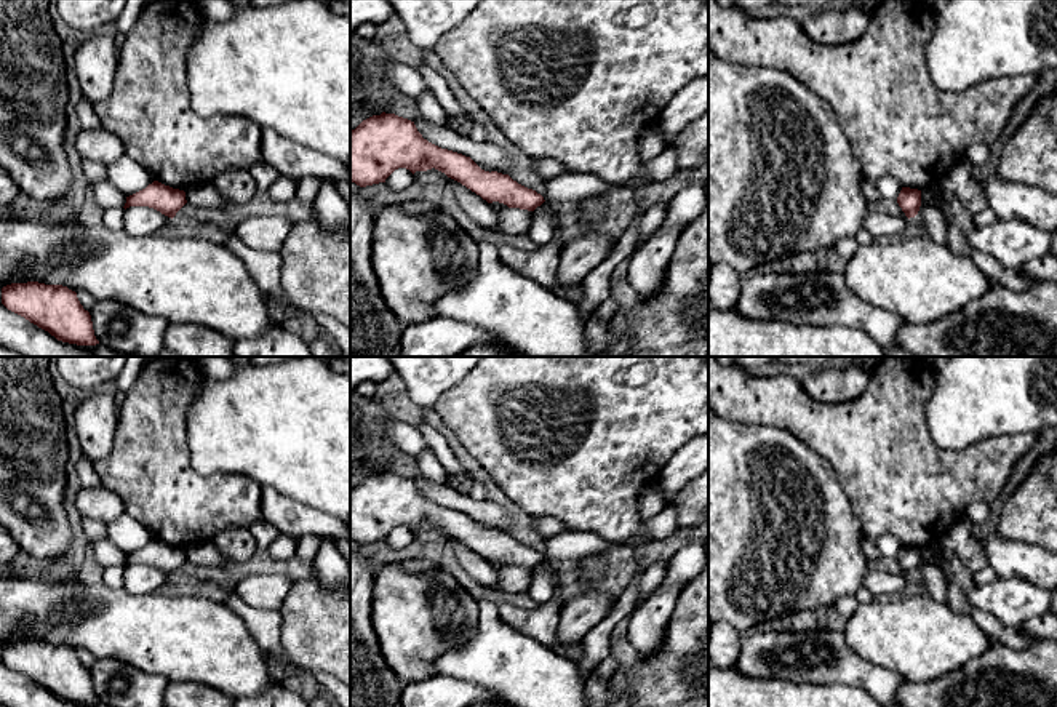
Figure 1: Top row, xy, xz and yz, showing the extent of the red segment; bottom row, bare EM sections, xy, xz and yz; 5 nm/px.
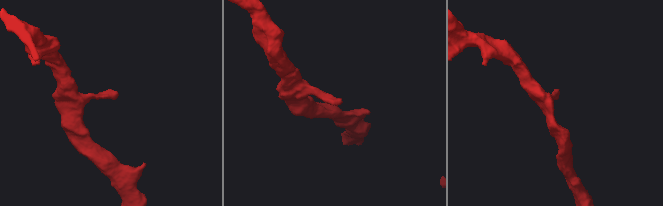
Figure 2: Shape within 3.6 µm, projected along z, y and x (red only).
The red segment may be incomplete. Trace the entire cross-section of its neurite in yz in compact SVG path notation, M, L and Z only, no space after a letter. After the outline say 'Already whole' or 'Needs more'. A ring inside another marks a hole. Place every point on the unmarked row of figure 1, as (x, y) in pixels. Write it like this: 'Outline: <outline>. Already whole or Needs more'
Outline: M902 545L897 561L908 577L915 576L921 565L921 549Z. Already whole

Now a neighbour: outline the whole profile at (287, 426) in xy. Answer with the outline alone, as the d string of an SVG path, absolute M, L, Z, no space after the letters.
M296 357L277 365L259 366L254 363L235 366L229 379L205 379L203 387L190 405L187 417L187 445L190 465L198 475L235 473L249 477L264 488L275 488L293 501L318 509L345 523L350 523L350 376L336 371L329 363L317 357Z

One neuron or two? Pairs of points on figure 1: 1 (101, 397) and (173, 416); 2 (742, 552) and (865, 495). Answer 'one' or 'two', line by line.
1: two
2: two

